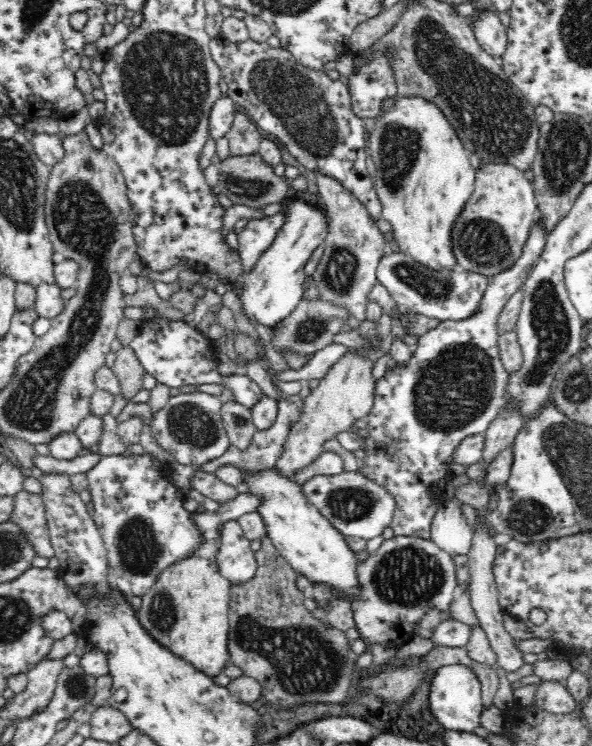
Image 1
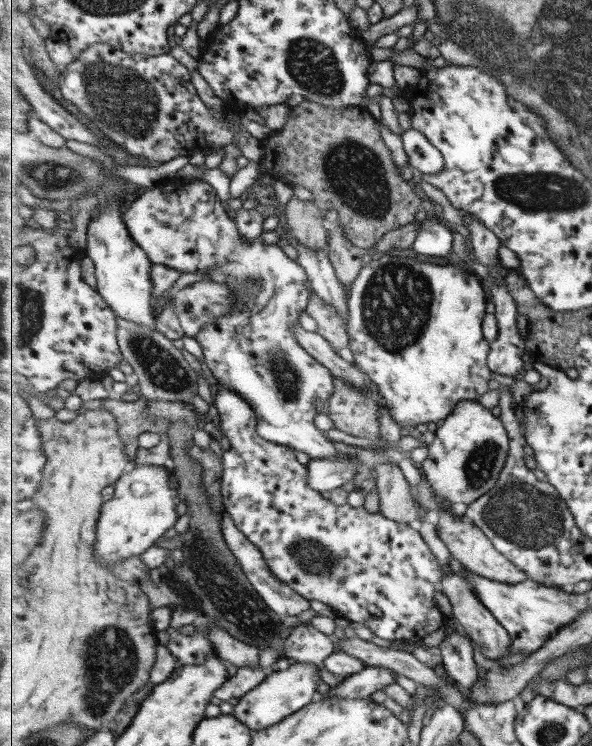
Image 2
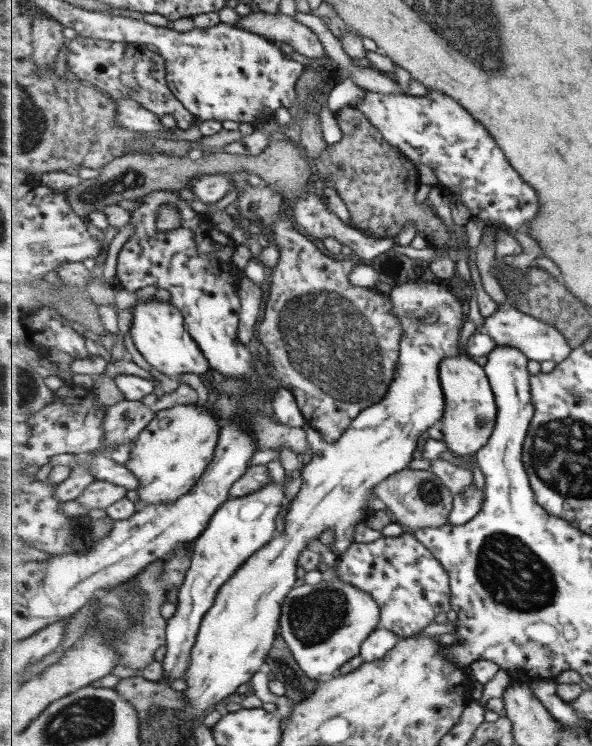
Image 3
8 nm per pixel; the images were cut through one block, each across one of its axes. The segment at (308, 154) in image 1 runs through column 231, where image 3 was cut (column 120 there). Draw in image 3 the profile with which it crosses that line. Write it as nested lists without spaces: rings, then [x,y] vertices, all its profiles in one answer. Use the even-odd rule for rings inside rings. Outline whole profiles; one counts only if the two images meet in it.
[[[81,35],[69,41],[67,47],[69,50],[66,57],[67,68],[69,74],[75,79],[99,88],[105,94],[109,94],[114,100],[135,99],[143,107],[159,116],[170,114],[177,122],[179,132],[202,123],[202,119],[189,112],[189,109],[185,108],[185,105],[176,97],[176,93],[169,88],[166,60],[161,53],[152,52],[149,48],[145,48],[144,45],[138,45],[137,43],[109,41],[93,37],[83,37]]]

